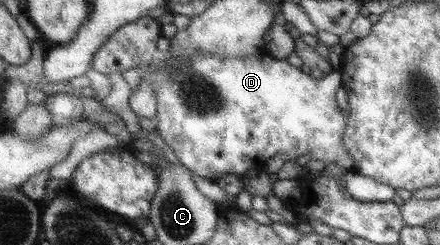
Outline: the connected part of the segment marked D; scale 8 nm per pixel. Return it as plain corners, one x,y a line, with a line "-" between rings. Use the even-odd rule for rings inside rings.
194,52
194,54
184,56
180,60
166,60
166,57
165,59
162,57
164,56
158,56
152,66
148,66
145,71
141,72
141,76
143,79
149,79
152,85
156,86
158,113
155,120
157,121
156,130
159,136
175,152
179,162
192,174
196,174
201,178
208,178
212,181
217,180
223,174
236,174
243,177
248,170
264,165
267,160
273,158
276,154
282,155
283,160
297,159
301,156
309,155
311,160
323,161
325,166
336,163
337,166
352,170
353,158
347,154
348,150
345,148
344,141
344,132
348,118
343,116
335,99
337,90
342,87
342,74
339,70
332,70
329,75
321,79
315,79
312,75
303,73
299,67
291,65
287,59
273,58
267,53
258,54
257,56
245,56
243,58
227,58
226,56
217,56
210,52

